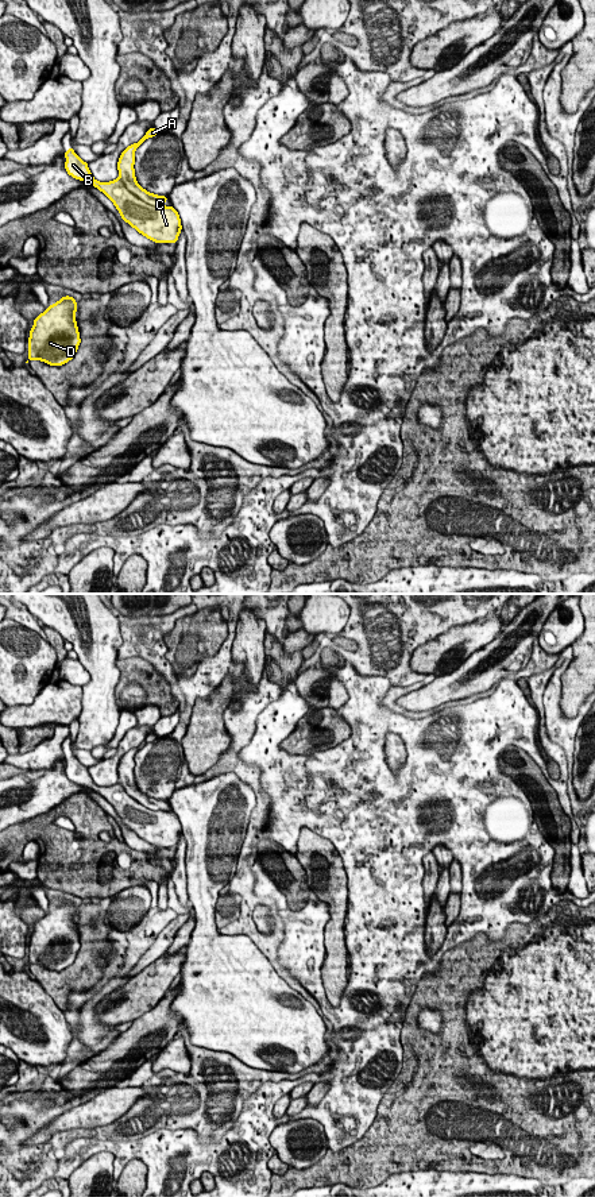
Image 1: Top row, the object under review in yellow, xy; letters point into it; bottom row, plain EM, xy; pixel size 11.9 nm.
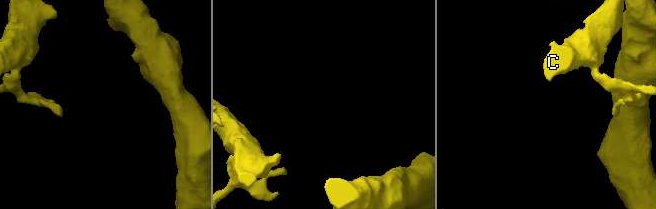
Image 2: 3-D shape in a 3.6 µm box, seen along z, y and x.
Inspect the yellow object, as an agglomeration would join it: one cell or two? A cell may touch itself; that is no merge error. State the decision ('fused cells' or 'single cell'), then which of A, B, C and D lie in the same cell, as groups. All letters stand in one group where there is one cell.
fused cells; groups A / B C D

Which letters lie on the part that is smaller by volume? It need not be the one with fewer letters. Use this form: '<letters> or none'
A

